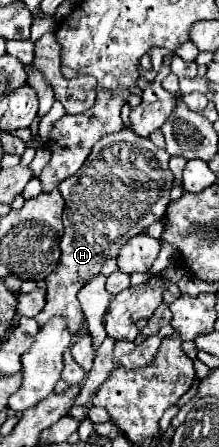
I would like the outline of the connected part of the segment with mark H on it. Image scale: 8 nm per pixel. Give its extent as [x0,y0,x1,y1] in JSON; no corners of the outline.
[36,130,174,336]

